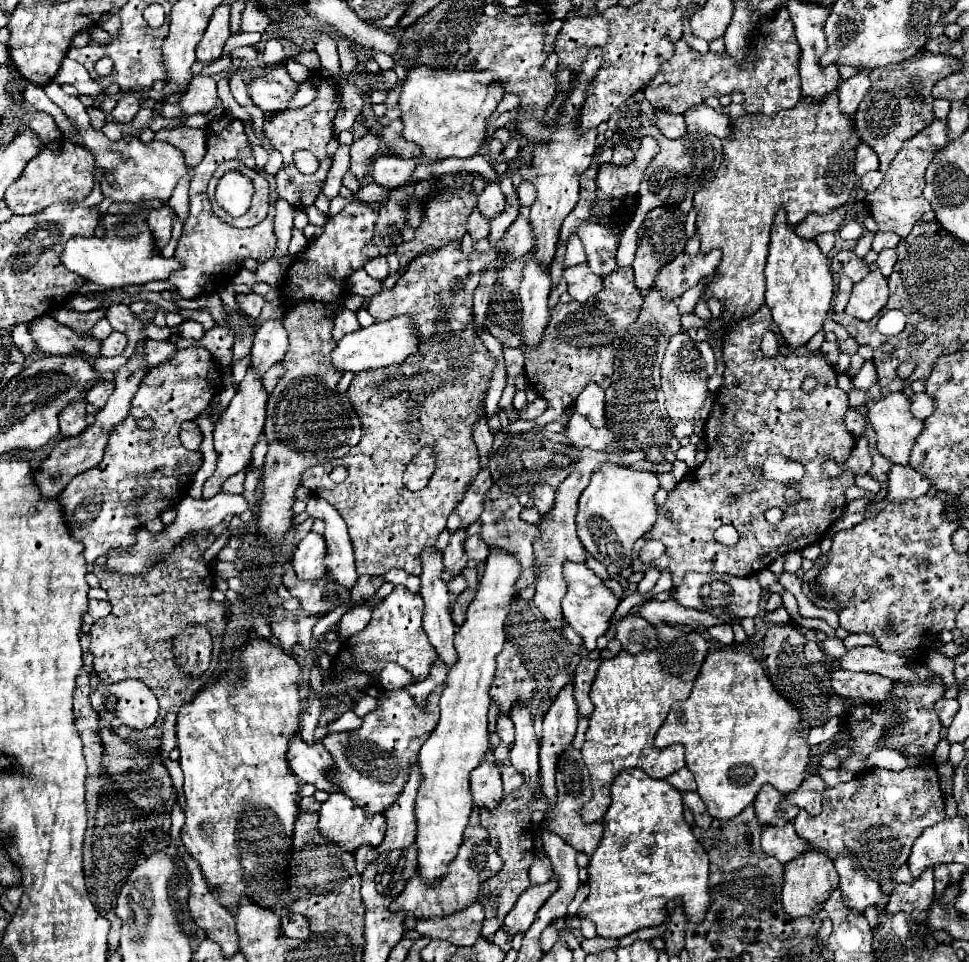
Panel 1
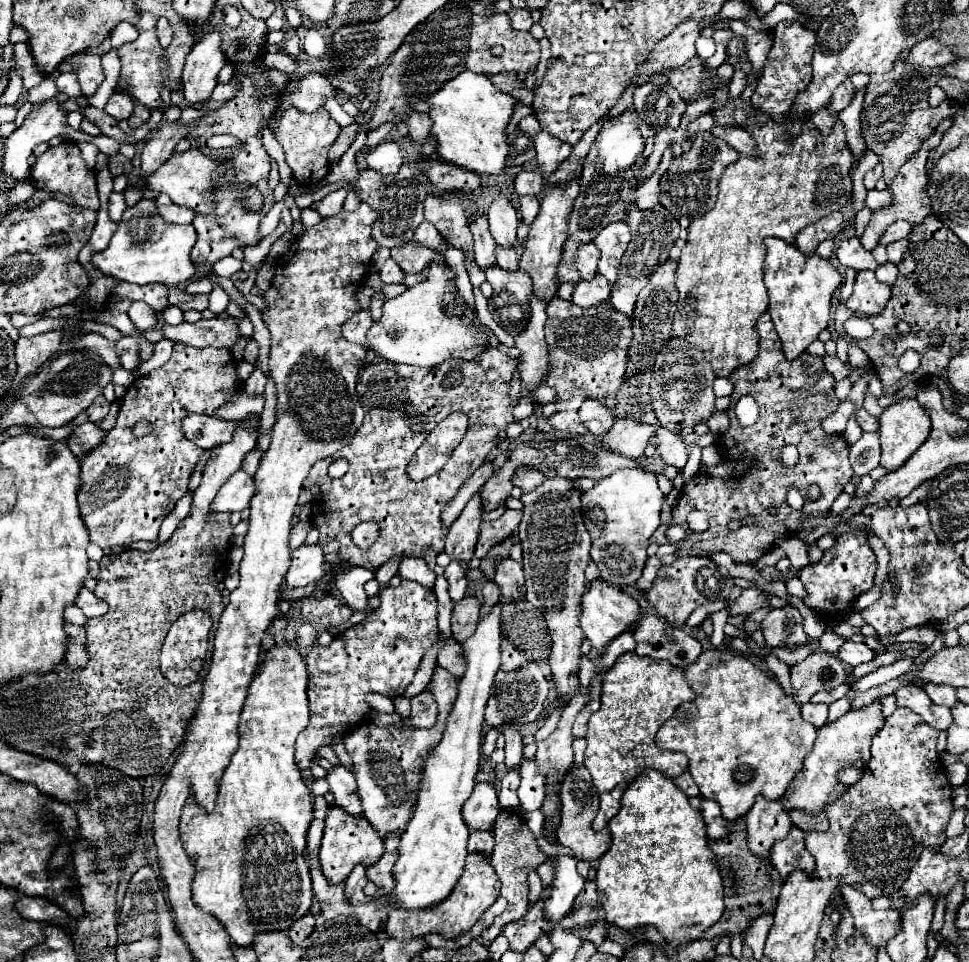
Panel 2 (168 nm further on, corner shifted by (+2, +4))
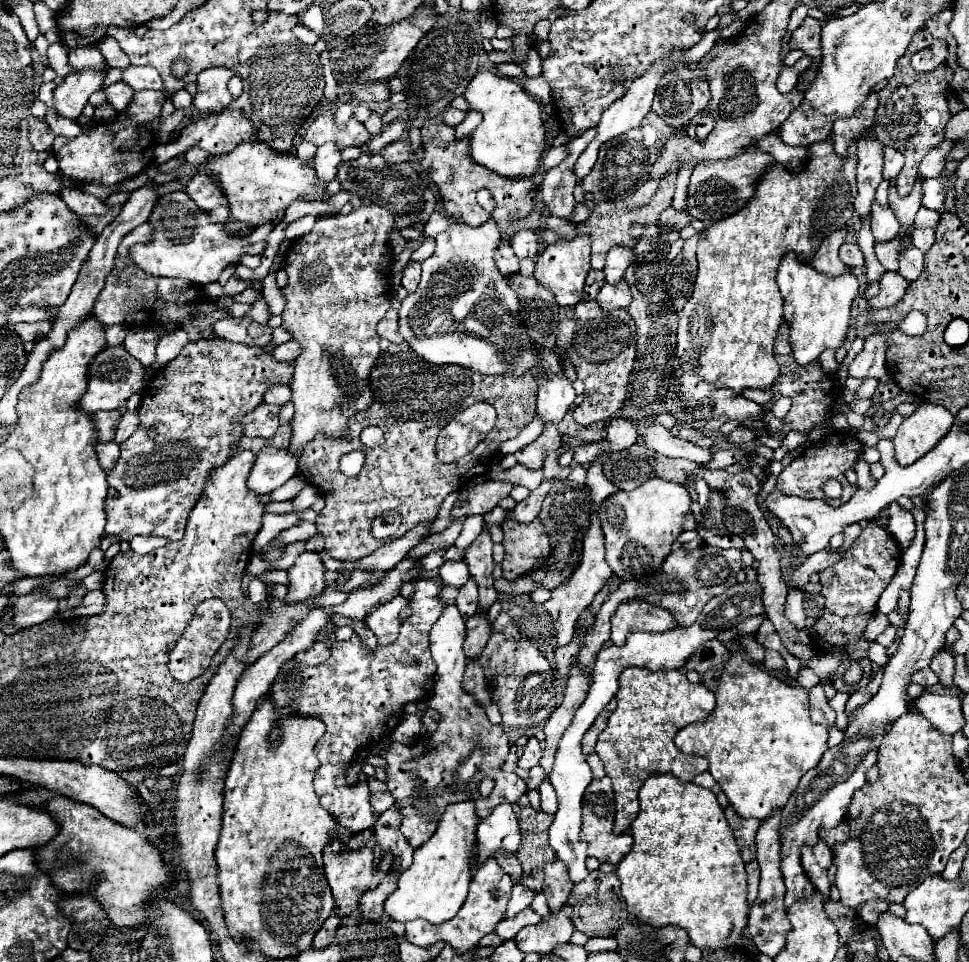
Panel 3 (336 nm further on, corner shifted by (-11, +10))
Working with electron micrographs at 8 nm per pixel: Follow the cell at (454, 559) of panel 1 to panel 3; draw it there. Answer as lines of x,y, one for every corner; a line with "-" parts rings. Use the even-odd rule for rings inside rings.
472,579
460,589
460,593
456,597
456,605
458,605
464,619
476,615
476,611
478,611
478,587

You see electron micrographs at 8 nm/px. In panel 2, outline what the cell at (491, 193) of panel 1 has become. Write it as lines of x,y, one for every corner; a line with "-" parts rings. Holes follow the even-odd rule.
497,197
489,207
487,219
489,219
489,231
497,241
497,245
511,247
517,229
517,211
513,209
511,201
507,197

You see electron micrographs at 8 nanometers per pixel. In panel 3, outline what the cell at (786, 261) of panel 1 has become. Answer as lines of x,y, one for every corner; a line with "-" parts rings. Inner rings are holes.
788,253
778,267
778,287
784,297
784,321
790,327
790,347
798,365
808,365
822,351
844,345
850,329
850,309
860,291
854,275
826,277
812,265
800,263
794,253

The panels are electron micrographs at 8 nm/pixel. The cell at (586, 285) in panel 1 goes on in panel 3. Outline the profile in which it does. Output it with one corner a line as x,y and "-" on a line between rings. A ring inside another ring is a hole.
620,281
618,285
604,285
598,293
596,303
604,309
604,311
614,311
614,309
628,309
632,301
632,293
626,281

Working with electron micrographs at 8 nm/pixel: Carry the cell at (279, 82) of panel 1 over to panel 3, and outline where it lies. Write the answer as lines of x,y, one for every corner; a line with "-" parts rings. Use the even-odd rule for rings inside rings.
376,81
376,83
362,85
362,89
358,89
352,95
352,99
364,101
364,103
370,103
370,101
386,101
386,99
390,99
390,85
388,85
388,81

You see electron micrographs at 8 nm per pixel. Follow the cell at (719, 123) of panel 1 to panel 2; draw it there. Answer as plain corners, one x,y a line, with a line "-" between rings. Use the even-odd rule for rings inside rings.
713,125
711,133
715,137
721,137
723,141
727,141
741,155
755,155
755,141
751,139
751,135
743,127
719,127
719,125

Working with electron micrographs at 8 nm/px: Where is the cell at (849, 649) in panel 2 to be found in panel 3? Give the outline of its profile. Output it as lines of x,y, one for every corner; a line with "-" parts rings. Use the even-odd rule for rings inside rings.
876,641
870,643
868,657
870,657
870,661
874,663
874,667
884,667
884,665
890,661
890,657
888,657
888,649
882,647
882,645
876,643

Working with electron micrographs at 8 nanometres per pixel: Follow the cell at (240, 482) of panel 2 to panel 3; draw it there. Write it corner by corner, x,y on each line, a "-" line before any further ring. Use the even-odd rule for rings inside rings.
268,445
258,453
258,459
248,477
248,487
258,495
266,495
284,485
288,479
292,479
296,471
298,457
292,457
288,449

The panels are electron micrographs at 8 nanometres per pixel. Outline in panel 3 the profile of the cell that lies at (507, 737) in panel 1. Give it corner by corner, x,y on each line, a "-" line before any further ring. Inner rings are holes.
530,737
528,745
524,747
524,755
522,755
520,761
518,761
518,767
522,767
522,769
532,769
534,765
538,765
540,757
542,757
542,749
540,749
540,745
538,745
538,739
536,739
536,737

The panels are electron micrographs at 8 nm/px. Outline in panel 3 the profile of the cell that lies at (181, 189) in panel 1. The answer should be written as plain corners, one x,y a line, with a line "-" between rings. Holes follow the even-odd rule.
184,191
162,195
152,211
152,217
156,229
154,241
146,245
134,245
130,249
130,257
140,269
158,277
180,277
200,285
216,283
222,269
228,265
238,265
244,255
262,255
268,245
268,241
250,243
248,237
238,237
224,225
210,223
208,213
196,209
196,203

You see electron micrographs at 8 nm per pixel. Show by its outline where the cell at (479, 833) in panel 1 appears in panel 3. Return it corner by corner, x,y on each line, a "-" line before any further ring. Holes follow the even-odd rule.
500,853
498,857
500,857
500,859
496,859
496,861
498,861
498,865
502,867
502,871
508,873
514,883
518,883
520,877
522,877
522,867
520,867
520,863
516,861
516,857
514,857
514,855
506,855
506,853

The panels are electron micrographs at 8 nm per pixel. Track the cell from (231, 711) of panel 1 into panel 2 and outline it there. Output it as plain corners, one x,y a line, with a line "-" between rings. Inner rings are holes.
275,645
263,653
263,661
249,685
241,721
239,721
238,749
231,757
221,781
215,801
215,809
207,813
195,797
189,797
181,815
181,839
191,861
197,867
193,881
193,901
209,915
217,917
233,943
251,945
253,933
259,931
287,931
291,923
303,917
311,903
311,875
305,861
305,837
313,819
313,797
303,783
299,767
295,763
295,739
307,727
307,667
301,653
293,645
-
261,835
261,845
245,845
245,841

